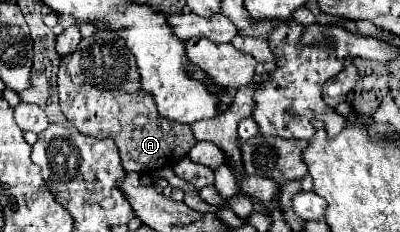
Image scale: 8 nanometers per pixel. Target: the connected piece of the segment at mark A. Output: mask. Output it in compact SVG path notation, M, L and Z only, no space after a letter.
M80 22L78 30L82 34L78 50L64 56L58 70L60 108L68 122L82 134L112 138L120 150L124 170L148 174L164 166L174 166L174 162L184 158L196 144L190 126L170 122L158 114L154 98L140 86L134 54L130 54L130 50L110 50L126 48L116 32L102 30L92 22Z

